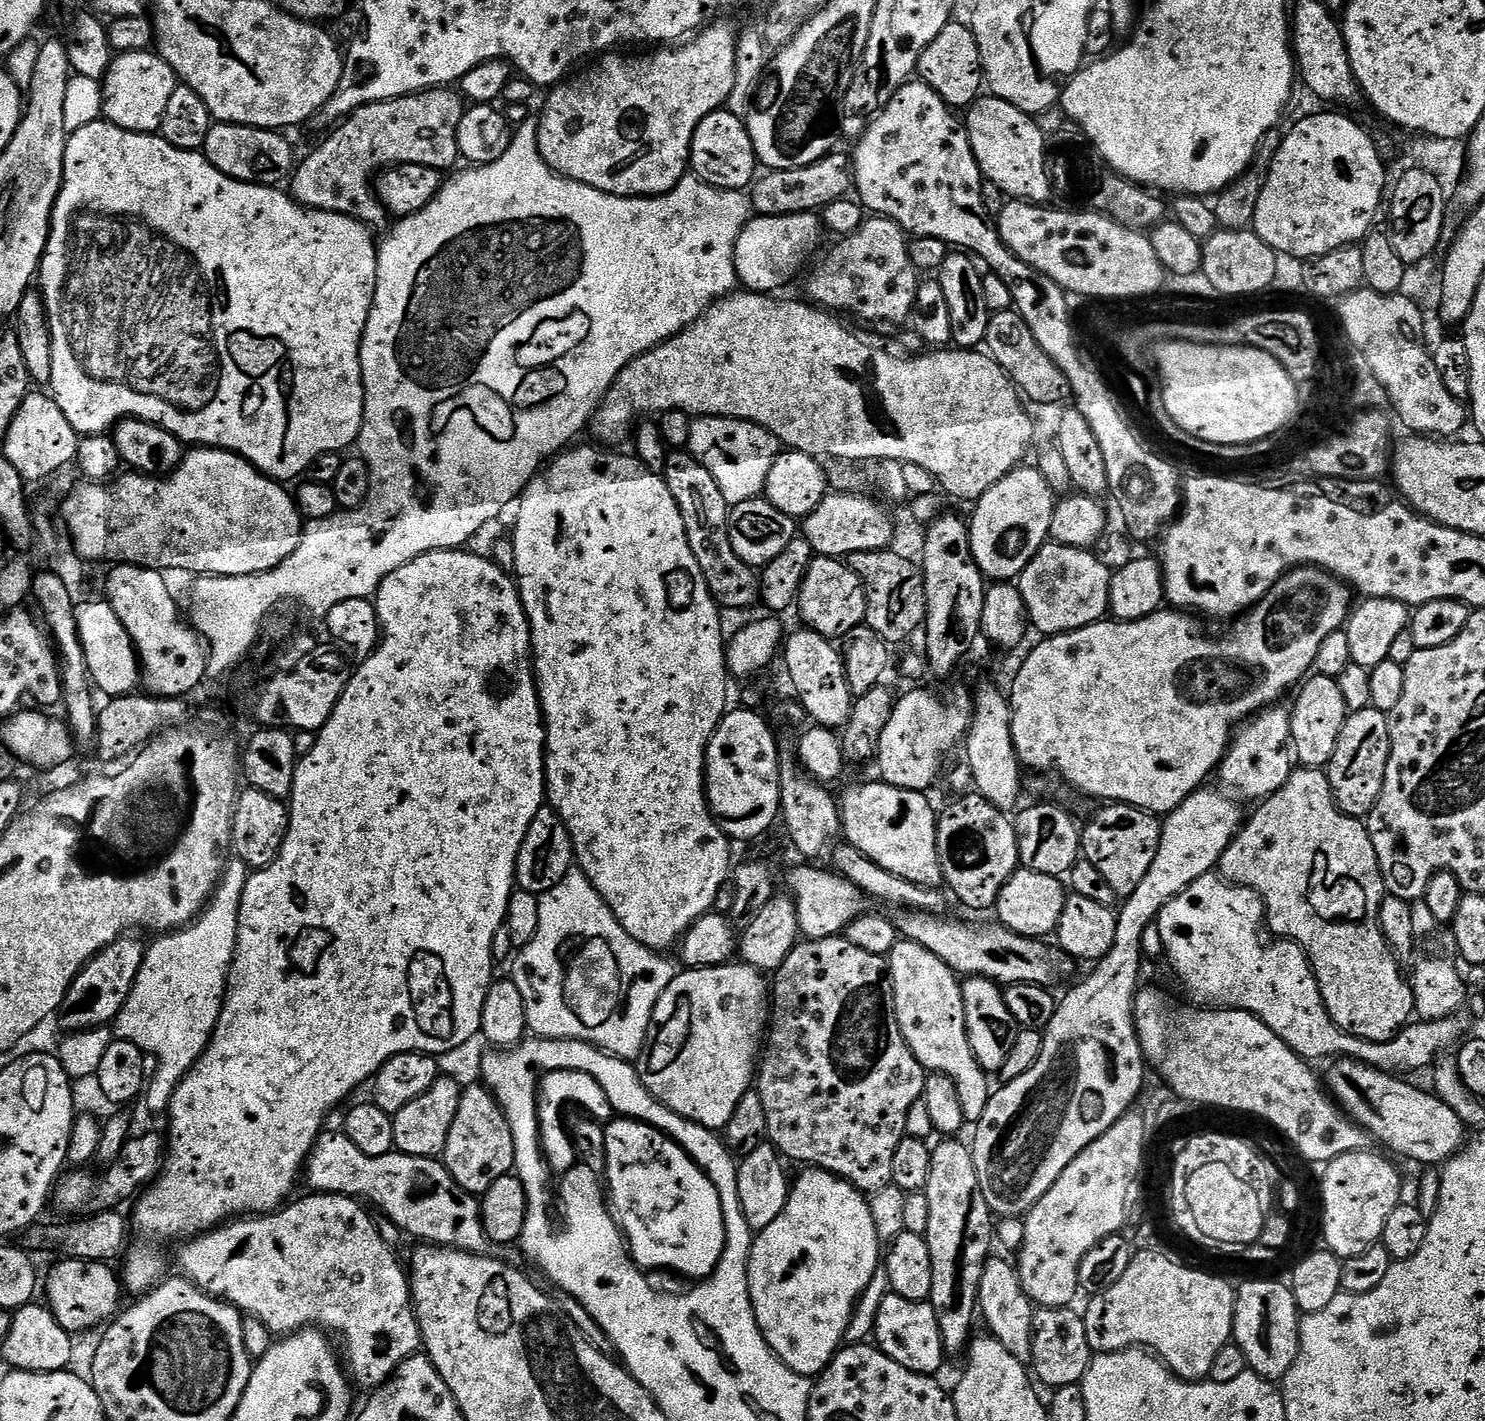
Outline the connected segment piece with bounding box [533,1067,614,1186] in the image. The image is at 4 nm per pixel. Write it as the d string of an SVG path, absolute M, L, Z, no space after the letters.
M548 1067L539 1068L535 1071L535 1084L533 1084L533 1131L536 1138L537 1155L539 1156L539 1161L544 1165L544 1170L546 1170L546 1184L550 1182L550 1186L552 1186L550 1176L562 1176L564 1166L570 1164L570 1160L572 1160L572 1154L570 1154L572 1142L576 1142L572 1126L558 1124L558 1112L556 1112L560 1102L564 1102L560 1098L568 1096L568 1092L574 1094L574 1104L576 1104L576 1106L570 1106L570 1108L580 1110L580 1104L582 1104L582 1108L588 1108L592 1112L592 1108L596 1106L596 1110L600 1110L600 1122L608 1124L610 1123L610 1118L614 1115L612 1110L610 1110L610 1106L606 1104L608 1095L607 1089L604 1088L604 1083L600 1083L600 1080L593 1076L592 1072L586 1072L584 1068L573 1067Z

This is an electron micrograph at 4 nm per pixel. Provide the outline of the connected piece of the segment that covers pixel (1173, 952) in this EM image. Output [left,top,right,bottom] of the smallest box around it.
[1158,874,1464,1074]

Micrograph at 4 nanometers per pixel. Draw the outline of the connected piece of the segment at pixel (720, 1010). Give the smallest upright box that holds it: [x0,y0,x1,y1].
[638,962,770,1130]

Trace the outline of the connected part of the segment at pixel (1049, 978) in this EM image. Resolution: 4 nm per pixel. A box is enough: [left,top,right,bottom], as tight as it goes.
[894,910,1077,986]

